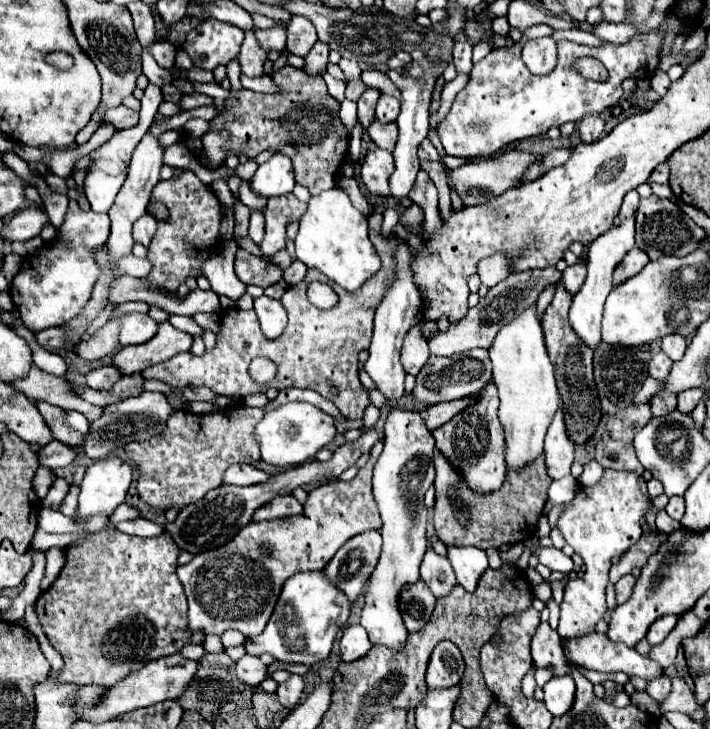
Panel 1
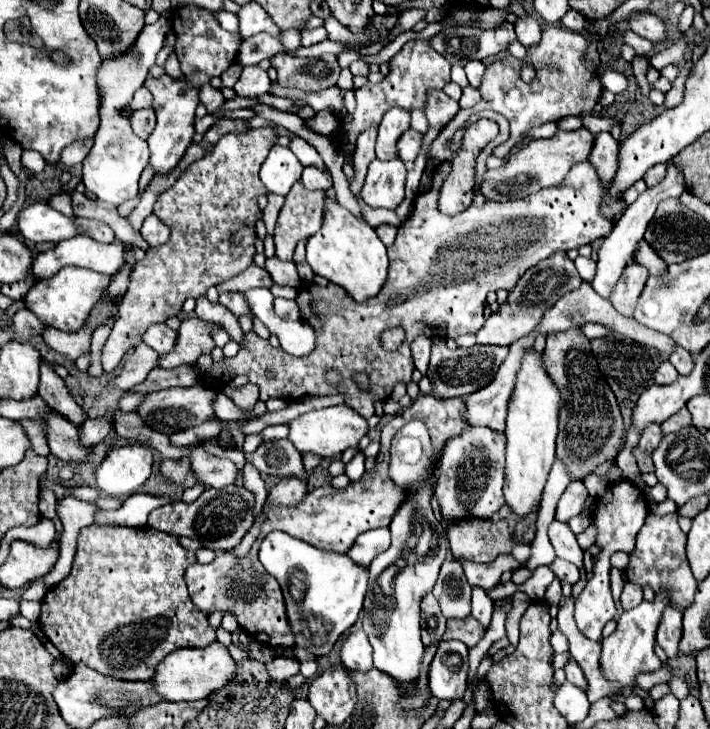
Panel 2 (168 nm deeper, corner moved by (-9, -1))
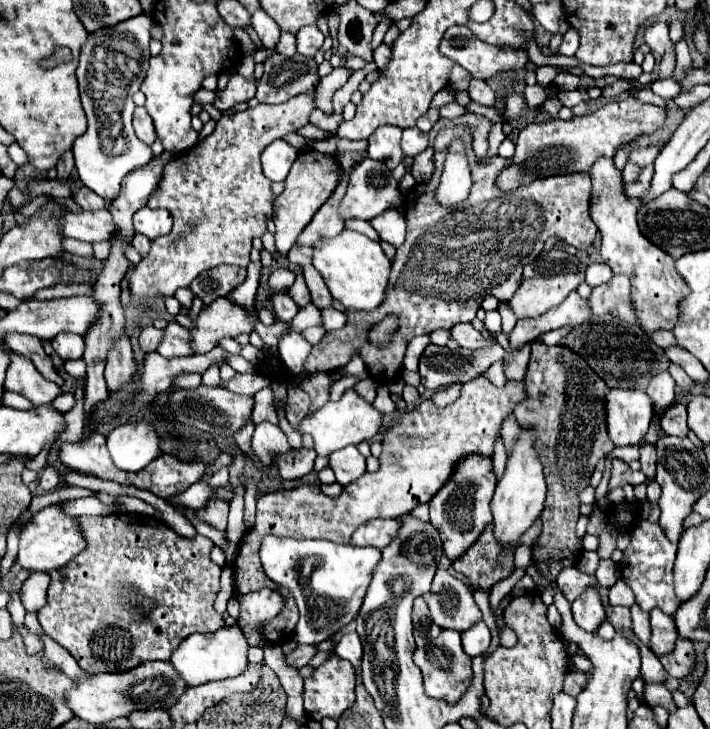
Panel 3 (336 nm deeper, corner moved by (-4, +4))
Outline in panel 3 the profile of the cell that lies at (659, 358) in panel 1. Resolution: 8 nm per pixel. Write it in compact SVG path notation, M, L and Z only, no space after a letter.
M662 371L650 379L646 393L652 397L656 413L662 413L674 401L674 391L676 391L676 385L668 371Z

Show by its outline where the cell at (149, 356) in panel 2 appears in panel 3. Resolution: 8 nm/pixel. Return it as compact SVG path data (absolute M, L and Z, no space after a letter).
M146 327L146 329L140 333L140 349L142 349L144 353L156 351L156 347L158 347L160 339L162 339L162 329Z

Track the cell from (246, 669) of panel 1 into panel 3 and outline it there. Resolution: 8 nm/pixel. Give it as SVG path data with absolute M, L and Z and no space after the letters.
M298 645L290 655L286 655L286 663L294 669L300 669L314 657L314 653L316 653L314 645Z

